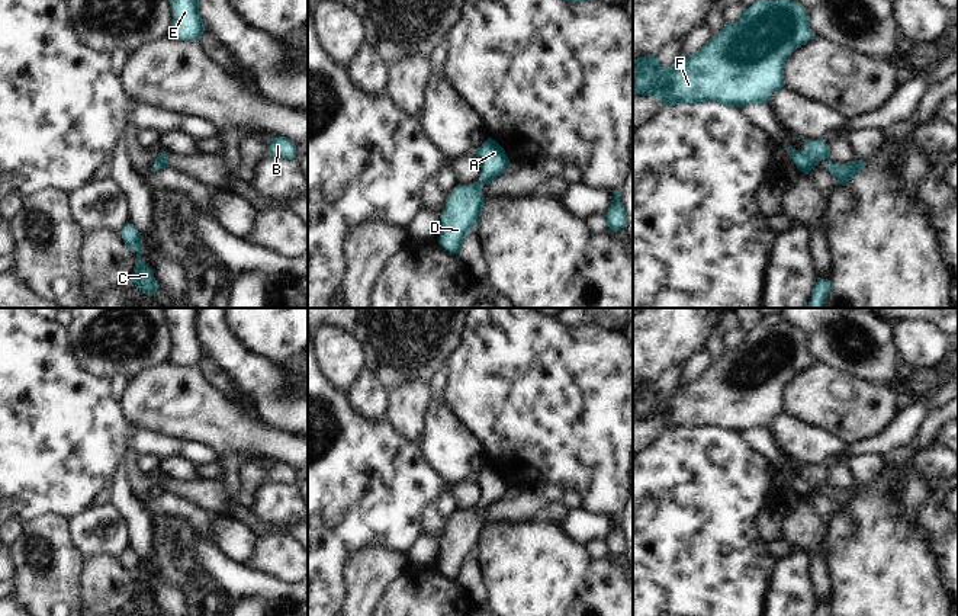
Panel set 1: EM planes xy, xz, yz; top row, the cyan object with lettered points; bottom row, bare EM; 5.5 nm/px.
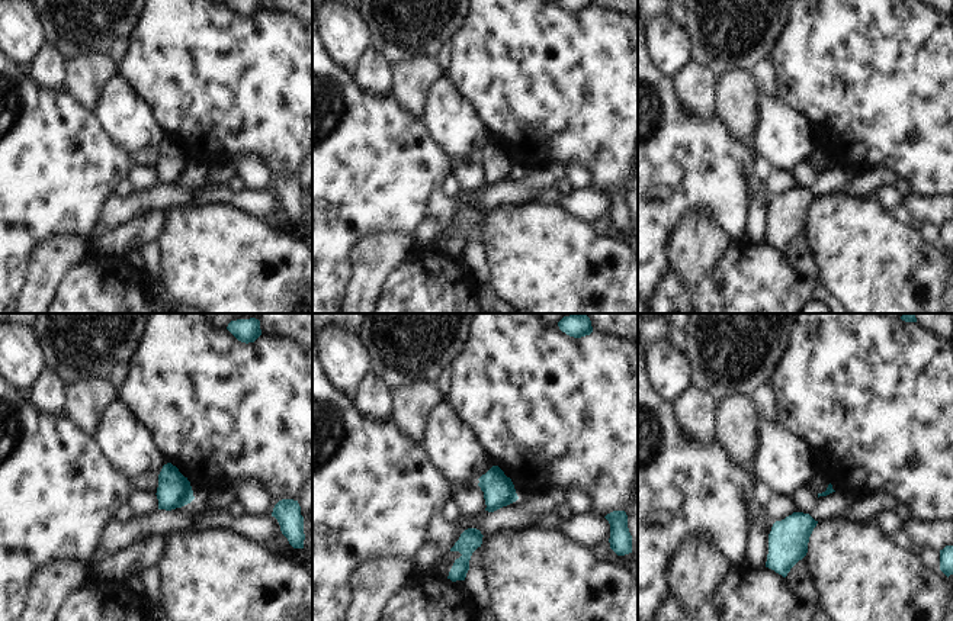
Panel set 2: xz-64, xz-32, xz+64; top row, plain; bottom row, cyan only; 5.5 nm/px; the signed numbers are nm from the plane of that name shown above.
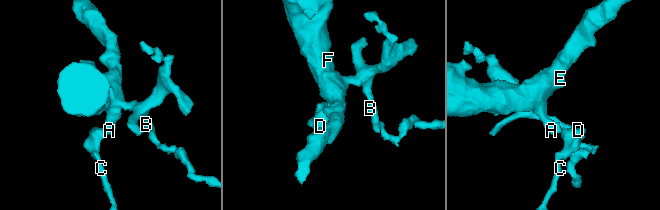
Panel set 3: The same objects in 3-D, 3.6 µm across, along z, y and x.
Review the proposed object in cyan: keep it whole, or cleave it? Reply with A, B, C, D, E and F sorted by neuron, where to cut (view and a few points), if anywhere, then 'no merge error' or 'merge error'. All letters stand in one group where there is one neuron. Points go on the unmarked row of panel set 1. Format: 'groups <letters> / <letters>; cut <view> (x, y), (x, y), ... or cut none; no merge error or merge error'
groups A B C D E F; cut none; no merge error

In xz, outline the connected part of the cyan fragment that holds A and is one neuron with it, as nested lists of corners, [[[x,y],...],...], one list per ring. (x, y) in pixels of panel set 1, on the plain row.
[[[488,463],[478,475],[476,482],[482,491],[480,504],[473,510],[457,510],[441,539],[440,571],[453,580],[459,580],[462,570],[478,549],[485,523],[482,514],[495,503],[502,501],[511,491],[505,475],[492,463]]]

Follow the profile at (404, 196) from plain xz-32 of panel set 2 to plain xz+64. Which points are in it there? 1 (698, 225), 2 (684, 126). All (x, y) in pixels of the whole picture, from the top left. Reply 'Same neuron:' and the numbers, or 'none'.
Same neuron: 2

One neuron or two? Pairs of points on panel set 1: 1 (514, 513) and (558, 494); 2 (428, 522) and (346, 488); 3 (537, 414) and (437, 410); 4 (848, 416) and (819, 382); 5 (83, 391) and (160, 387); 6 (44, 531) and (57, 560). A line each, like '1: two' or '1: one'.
1: one
2: two
3: two
4: one
5: two
6: one

